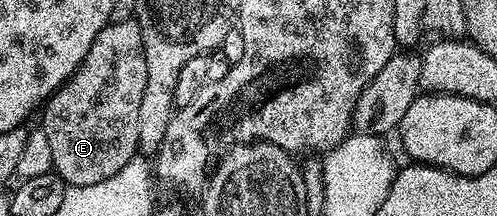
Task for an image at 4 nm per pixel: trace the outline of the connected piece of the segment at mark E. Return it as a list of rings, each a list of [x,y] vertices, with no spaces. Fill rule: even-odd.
[[[134,18],[120,20],[119,22],[110,22],[98,33],[96,40],[92,40],[92,48],[88,48],[88,56],[80,64],[80,68],[72,77],[54,93],[46,99],[44,109],[41,111],[42,122],[40,128],[44,136],[48,136],[48,145],[52,147],[52,164],[54,165],[53,173],[59,174],[66,182],[67,186],[87,186],[88,184],[100,184],[100,180],[108,180],[116,176],[138,153],[138,137],[140,136],[140,99],[144,97],[144,84],[148,84],[148,64],[144,60],[144,40],[142,39],[142,29],[140,24]]]

